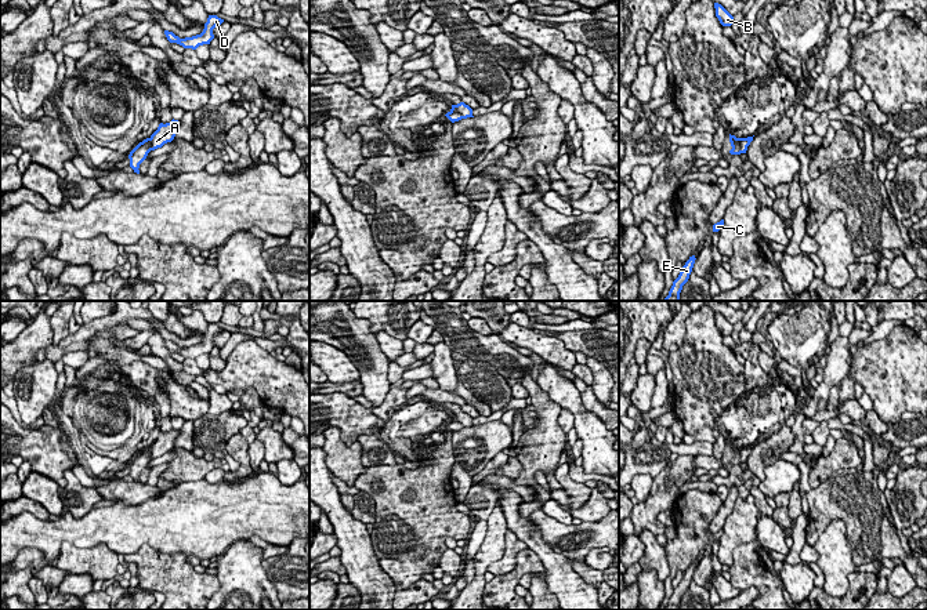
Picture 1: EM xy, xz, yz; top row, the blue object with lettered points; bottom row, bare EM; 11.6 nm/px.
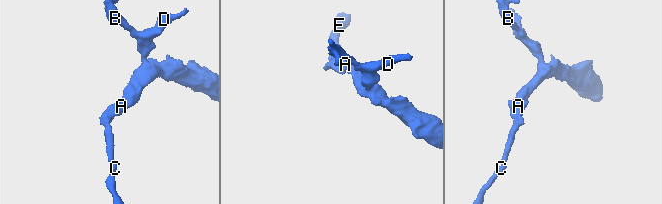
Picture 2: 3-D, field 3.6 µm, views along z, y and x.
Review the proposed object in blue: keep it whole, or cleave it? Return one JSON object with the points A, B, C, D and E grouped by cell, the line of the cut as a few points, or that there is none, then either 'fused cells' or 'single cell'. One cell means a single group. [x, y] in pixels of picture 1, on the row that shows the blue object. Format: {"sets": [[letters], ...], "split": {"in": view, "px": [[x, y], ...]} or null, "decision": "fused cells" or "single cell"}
{"sets": [["A", "B", "D"], ["C", "E"]], "split": {"in": "yz", "px": [[738, 138], [741, 152]]}, "decision": "fused cells"}

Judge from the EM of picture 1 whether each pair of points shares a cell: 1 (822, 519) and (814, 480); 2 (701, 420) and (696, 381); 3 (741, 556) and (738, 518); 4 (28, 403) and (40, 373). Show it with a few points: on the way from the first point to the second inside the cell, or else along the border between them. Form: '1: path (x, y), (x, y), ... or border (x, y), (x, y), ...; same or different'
1: border (842, 469), (837, 469), (811, 489); different
2: path (696, 410), (696, 391); same
3: border (756, 538), (742, 543), (734, 549), (730, 566); different
4: path (33, 396), (35, 387), (40, 380); same

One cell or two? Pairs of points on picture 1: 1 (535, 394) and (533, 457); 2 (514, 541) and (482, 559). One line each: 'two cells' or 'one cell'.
1: one cell
2: two cells

